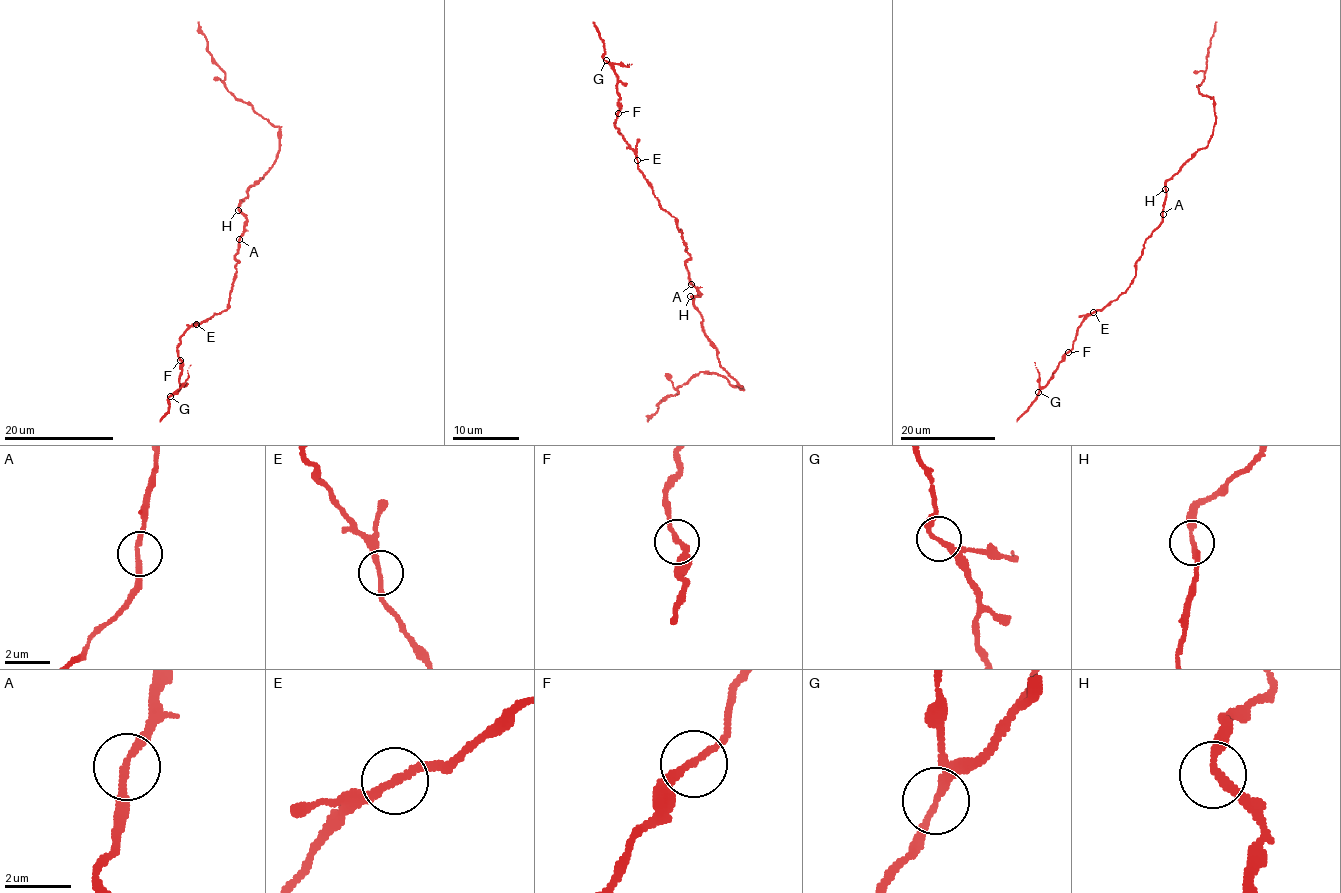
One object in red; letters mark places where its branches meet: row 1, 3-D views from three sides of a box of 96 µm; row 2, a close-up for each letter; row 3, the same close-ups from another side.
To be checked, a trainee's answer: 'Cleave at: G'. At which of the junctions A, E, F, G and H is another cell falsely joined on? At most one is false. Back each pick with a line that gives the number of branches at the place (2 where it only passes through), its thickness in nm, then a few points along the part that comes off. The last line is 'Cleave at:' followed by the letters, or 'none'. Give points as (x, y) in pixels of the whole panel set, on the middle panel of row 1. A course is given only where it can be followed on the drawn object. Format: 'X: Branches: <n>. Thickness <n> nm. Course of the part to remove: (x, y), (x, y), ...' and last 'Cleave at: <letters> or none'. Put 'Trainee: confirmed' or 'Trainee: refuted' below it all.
Cleave at: none
Trainee: refuted

